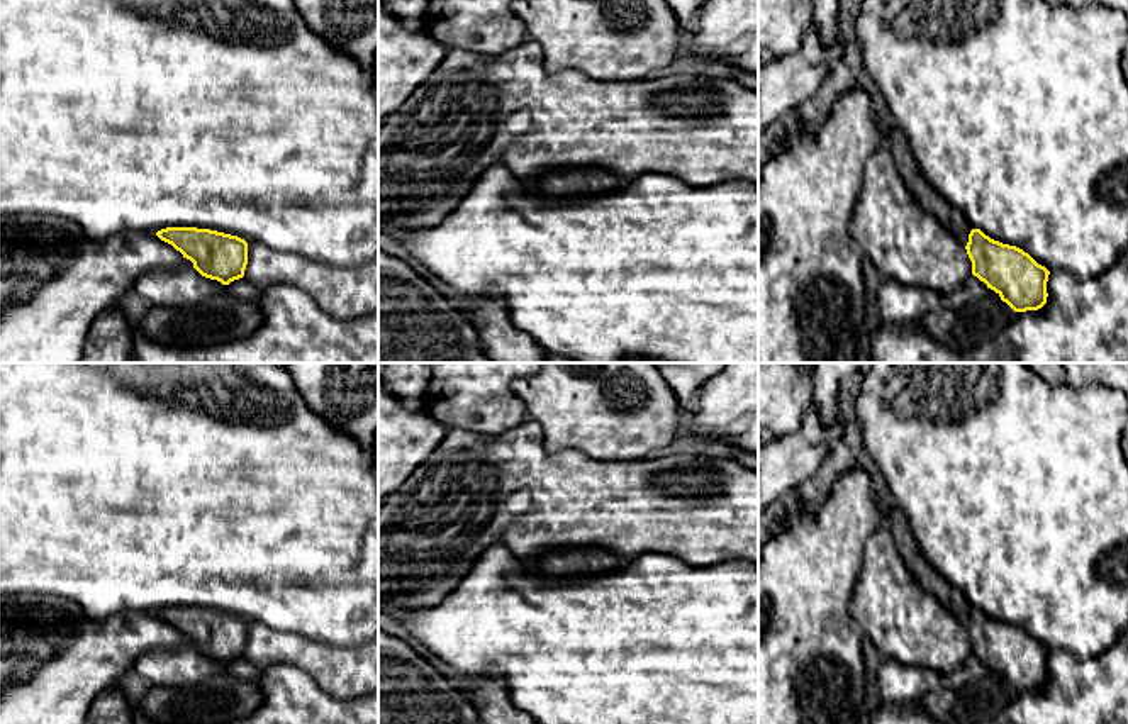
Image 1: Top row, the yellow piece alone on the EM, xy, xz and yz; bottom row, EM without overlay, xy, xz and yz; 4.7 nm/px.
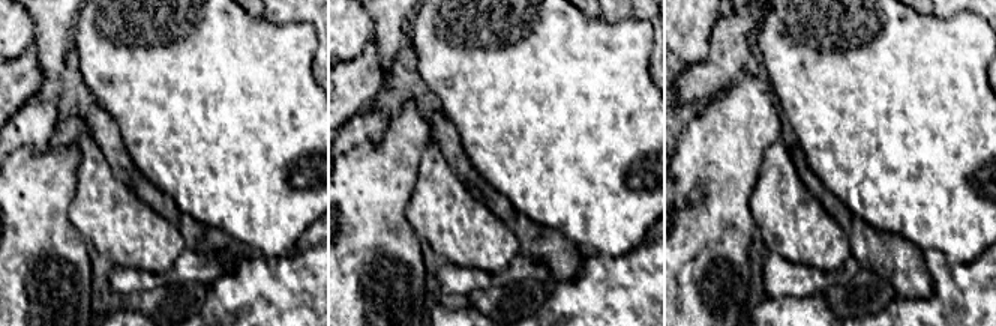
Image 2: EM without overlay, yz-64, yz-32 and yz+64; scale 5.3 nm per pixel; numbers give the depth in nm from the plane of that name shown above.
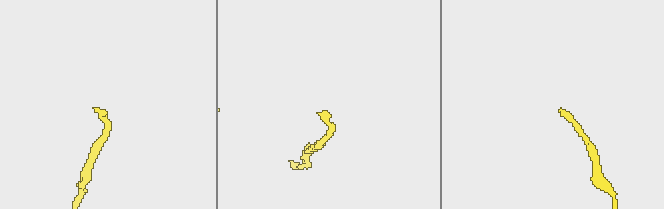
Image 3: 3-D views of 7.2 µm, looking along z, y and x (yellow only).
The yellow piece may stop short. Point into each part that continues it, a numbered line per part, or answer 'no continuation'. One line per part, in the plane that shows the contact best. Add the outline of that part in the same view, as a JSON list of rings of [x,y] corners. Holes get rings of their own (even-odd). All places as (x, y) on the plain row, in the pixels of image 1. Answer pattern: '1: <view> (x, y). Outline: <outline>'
1: yz (952, 599). Outline: [[[882,505],[882,526],[892,534],[892,539],[902,556],[907,570],[918,578],[921,587],[931,593],[945,609],[948,609],[963,626],[969,622],[970,604],[960,590],[950,585],[921,553],[907,519],[901,509]]]

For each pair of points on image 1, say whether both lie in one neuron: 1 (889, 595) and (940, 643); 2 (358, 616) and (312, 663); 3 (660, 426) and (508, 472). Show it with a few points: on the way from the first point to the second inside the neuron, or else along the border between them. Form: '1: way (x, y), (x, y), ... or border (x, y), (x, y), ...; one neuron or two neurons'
1: way (901, 607), (928, 634); one neuron
2: border (292, 631), (321, 643), (360, 646); two neurons
3: border (541, 431), (550, 451), (616, 460); two neurons

